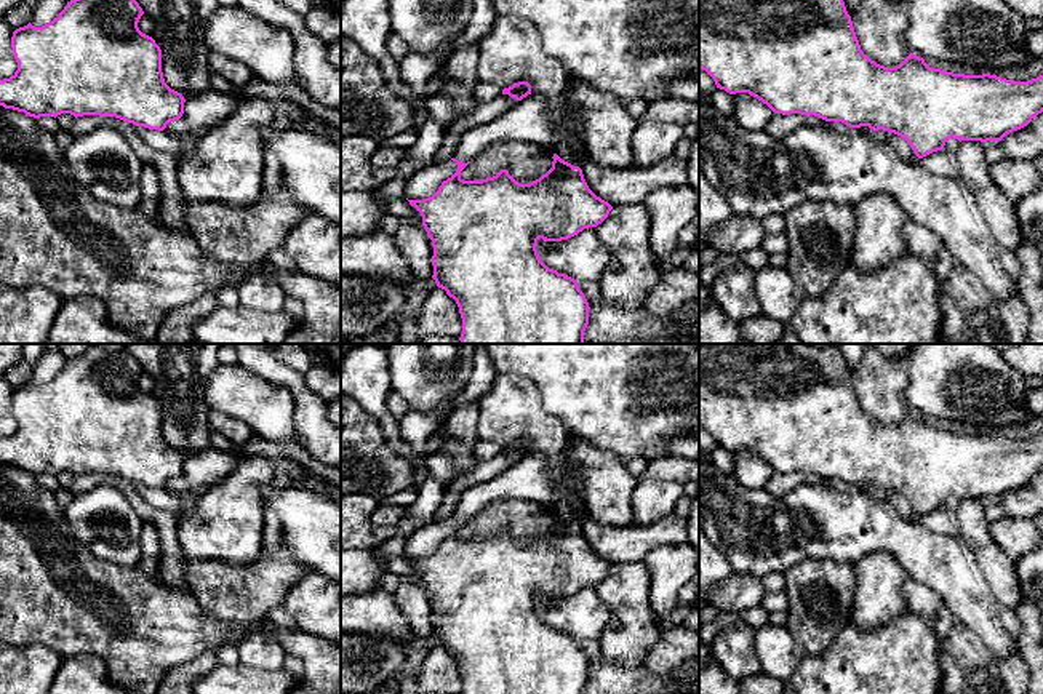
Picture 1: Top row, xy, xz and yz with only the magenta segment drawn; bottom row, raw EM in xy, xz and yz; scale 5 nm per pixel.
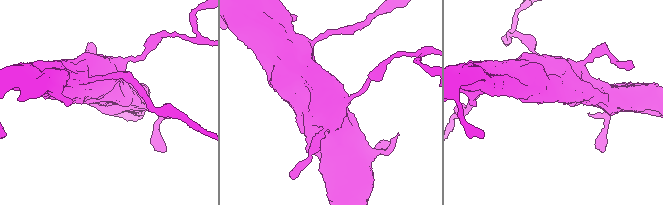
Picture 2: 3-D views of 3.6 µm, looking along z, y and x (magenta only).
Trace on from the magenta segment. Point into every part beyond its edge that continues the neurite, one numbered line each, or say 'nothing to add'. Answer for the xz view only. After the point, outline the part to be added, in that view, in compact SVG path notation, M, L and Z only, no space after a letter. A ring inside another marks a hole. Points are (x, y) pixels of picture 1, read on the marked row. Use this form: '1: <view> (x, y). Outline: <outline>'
1: xz (483, 91). Outline: M478 82L474 96L478 104L490 102L502 94L502 88L488 82Z

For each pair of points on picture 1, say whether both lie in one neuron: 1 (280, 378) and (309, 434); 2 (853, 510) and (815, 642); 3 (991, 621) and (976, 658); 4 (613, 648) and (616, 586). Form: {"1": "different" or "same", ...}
{"1": "same", "2": "different", "3": "different", "4": "same"}

